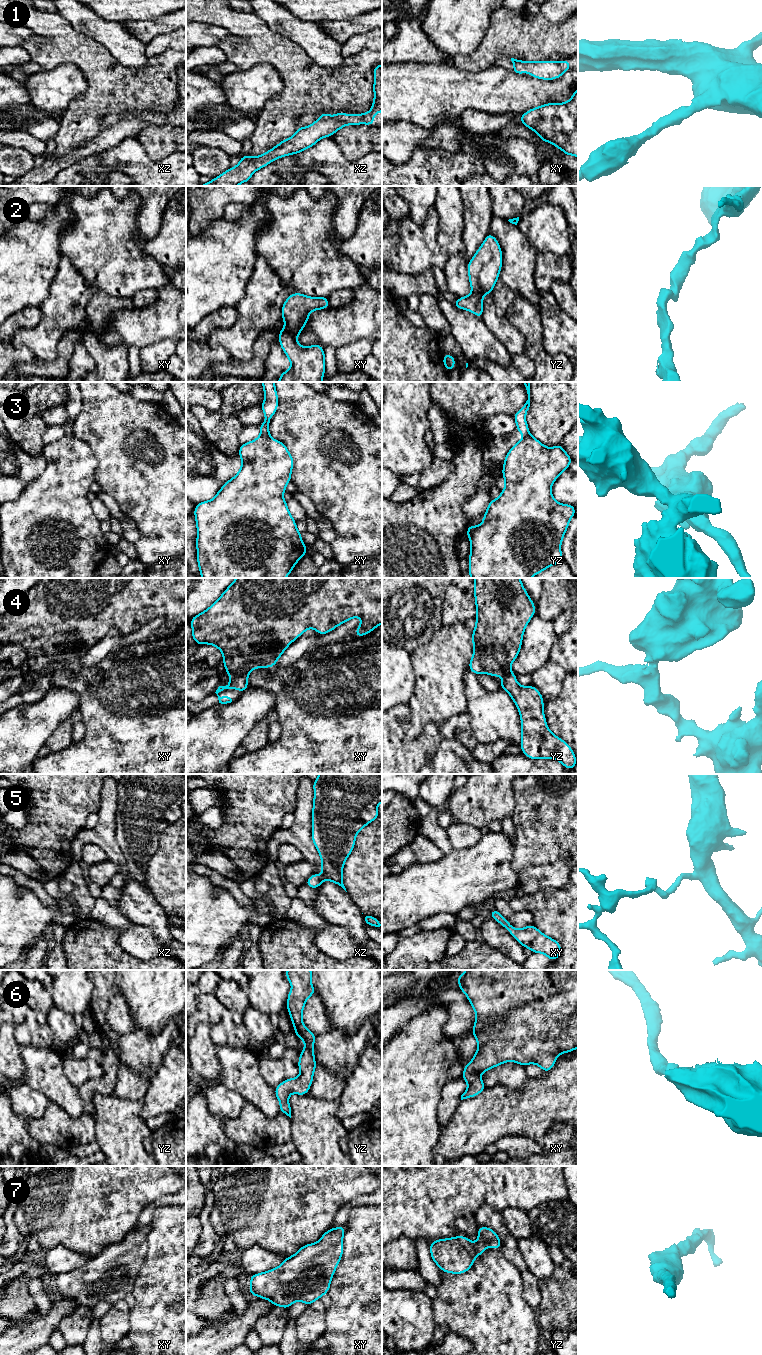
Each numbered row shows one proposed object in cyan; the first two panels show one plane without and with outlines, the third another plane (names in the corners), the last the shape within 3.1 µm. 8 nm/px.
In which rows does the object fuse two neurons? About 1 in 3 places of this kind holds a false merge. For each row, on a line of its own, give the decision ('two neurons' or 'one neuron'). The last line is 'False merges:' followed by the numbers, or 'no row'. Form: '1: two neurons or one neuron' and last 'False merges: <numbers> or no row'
1: one neuron
2: one neuron
3: two neurons
4: one neuron
5: one neuron
6: one neuron
7: one neuron
False merges: 3

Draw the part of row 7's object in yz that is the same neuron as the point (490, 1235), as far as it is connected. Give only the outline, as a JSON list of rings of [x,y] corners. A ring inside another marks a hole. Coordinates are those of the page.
[[[480,1226],[476,1243],[465,1236],[439,1239],[430,1243],[430,1254],[443,1272],[462,1274],[470,1270],[476,1257],[487,1247],[501,1249],[502,1244],[493,1229]]]

